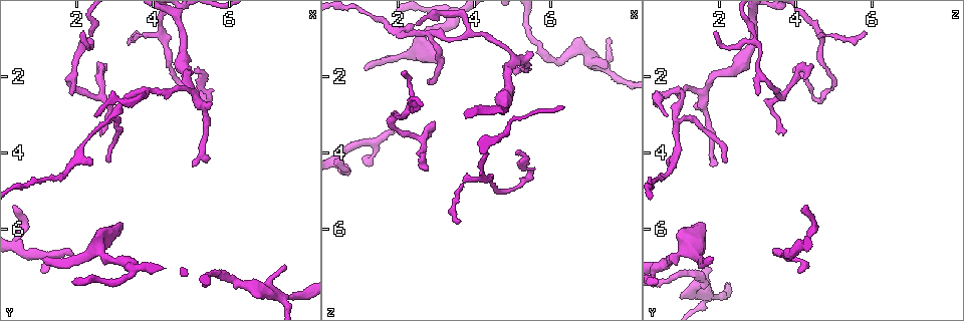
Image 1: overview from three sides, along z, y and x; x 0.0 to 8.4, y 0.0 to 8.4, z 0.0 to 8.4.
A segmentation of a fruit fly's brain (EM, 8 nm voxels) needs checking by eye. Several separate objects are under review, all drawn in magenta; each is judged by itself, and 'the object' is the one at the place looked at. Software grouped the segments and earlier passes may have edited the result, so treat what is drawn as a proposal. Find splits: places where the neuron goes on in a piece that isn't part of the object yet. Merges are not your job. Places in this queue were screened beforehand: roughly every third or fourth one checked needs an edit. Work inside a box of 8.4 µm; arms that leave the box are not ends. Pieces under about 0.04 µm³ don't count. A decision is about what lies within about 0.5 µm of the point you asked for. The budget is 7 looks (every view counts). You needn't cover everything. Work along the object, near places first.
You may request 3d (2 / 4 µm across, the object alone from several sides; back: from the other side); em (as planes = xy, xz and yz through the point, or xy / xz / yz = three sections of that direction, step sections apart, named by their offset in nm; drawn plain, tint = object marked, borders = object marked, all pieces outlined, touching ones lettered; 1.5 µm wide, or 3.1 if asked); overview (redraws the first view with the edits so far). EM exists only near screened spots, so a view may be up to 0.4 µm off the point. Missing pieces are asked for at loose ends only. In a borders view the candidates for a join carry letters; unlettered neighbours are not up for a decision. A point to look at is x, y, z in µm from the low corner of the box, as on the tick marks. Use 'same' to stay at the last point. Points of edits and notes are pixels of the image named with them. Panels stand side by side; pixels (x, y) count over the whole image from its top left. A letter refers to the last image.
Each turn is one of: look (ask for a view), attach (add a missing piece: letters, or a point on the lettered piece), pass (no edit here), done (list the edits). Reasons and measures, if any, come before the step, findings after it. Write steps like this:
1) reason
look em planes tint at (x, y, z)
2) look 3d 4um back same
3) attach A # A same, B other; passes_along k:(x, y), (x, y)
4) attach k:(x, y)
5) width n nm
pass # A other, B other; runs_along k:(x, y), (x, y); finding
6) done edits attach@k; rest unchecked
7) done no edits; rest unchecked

an open end
look em xz step 4 borders at (2.55, 3.55, 3.65)

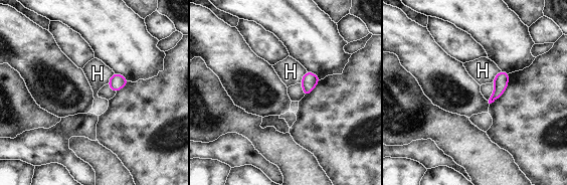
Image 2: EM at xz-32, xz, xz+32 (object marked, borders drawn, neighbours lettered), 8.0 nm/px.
another direction
look em planes borders same

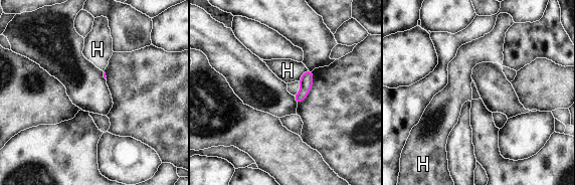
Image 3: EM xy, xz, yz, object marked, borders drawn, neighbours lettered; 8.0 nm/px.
longest_contact H 130 nm
pass # H other; none of them fits

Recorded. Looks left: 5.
look 3d 4um at (2.45, 3.00, 0.70)

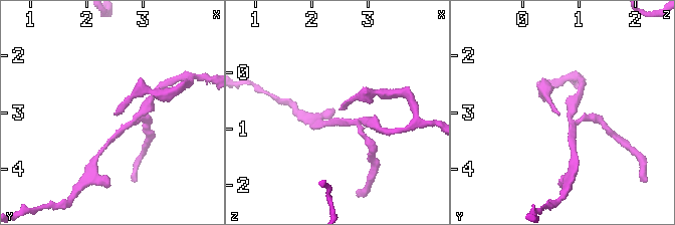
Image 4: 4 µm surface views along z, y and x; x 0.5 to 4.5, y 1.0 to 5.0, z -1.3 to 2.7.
need the tissue
look em planes borders at (2.45, 3.05, 0.65)

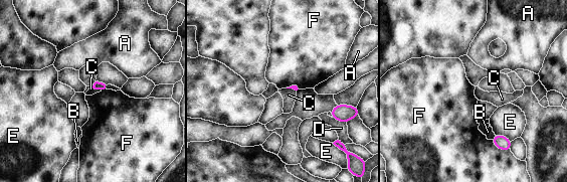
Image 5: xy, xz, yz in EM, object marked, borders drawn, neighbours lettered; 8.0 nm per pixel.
pass # A other, B other, C other, D other, E other, F other; border 5:(91, 86), (101, 90); none of them fits

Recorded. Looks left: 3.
free end
look 3d 4um at (1.20, 6.75, 1.85)

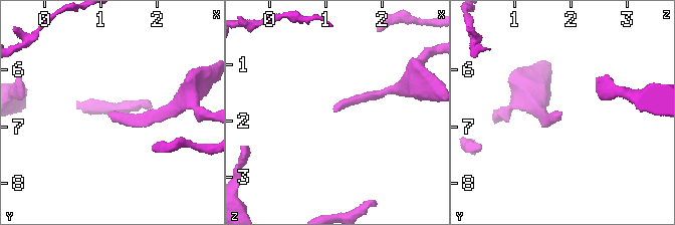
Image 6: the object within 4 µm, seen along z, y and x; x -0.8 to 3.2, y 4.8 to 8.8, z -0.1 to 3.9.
look em xz step 8 borders at (1.20, 6.75, 1.85)

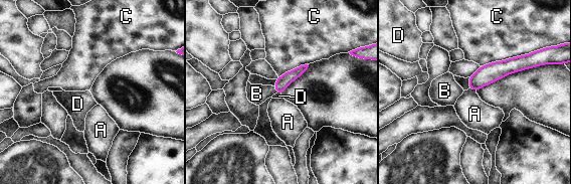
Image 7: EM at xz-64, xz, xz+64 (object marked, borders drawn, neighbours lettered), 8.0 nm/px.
look em planes borders same

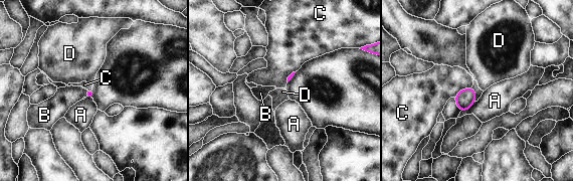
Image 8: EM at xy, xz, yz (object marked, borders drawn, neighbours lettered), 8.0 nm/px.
longest_contact C 160 nm
attach B # A other, B same, C other, D other; it goes on there

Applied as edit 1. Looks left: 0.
done edits attach@8; rest unchecked

